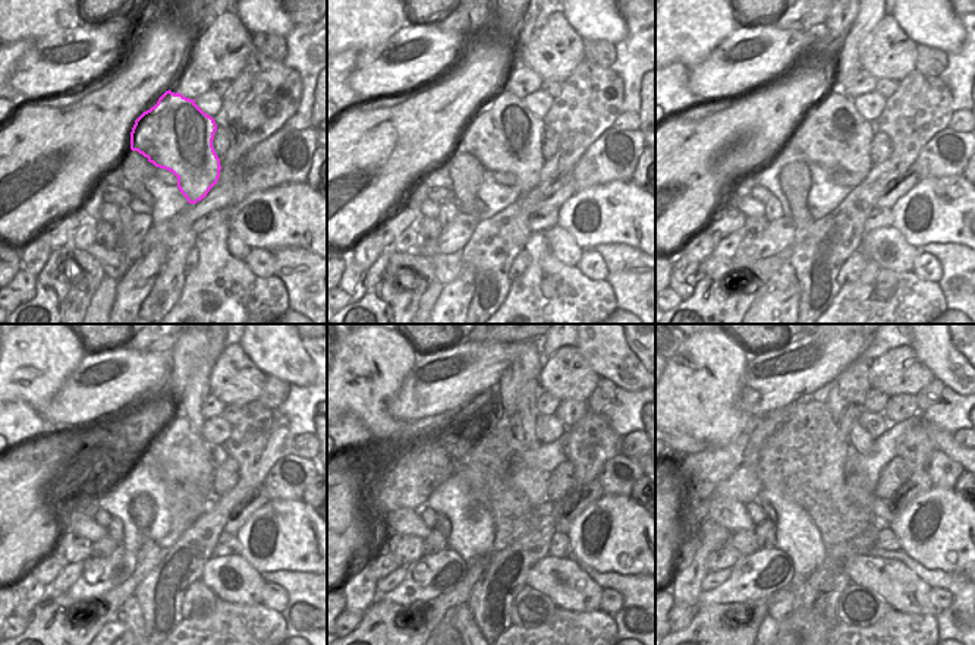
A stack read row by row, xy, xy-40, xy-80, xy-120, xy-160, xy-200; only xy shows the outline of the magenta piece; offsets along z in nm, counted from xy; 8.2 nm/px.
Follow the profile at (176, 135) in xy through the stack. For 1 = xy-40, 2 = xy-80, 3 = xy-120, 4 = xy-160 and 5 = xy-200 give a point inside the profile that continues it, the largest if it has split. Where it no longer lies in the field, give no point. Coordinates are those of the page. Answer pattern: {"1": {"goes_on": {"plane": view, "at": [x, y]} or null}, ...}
{"1": {"goes_on": {"plane": "xy-40", "at": [505, 137]}}, "2": {"goes_on": {"plane": "xy-80", "at": [833, 134]}}, "3": {"goes_on": {"plane": "xy-120", "at": [179, 455]}}, "4": {"goes_on": {"plane": "xy-160", "at": [509, 427]}}, "5": {"goes_on": {"plane": "xy-200", "at": [852, 411]}}}

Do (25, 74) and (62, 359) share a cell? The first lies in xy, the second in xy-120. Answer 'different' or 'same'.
different

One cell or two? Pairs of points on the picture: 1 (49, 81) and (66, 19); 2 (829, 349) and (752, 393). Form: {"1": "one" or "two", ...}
{"1": "two", "2": "one"}

